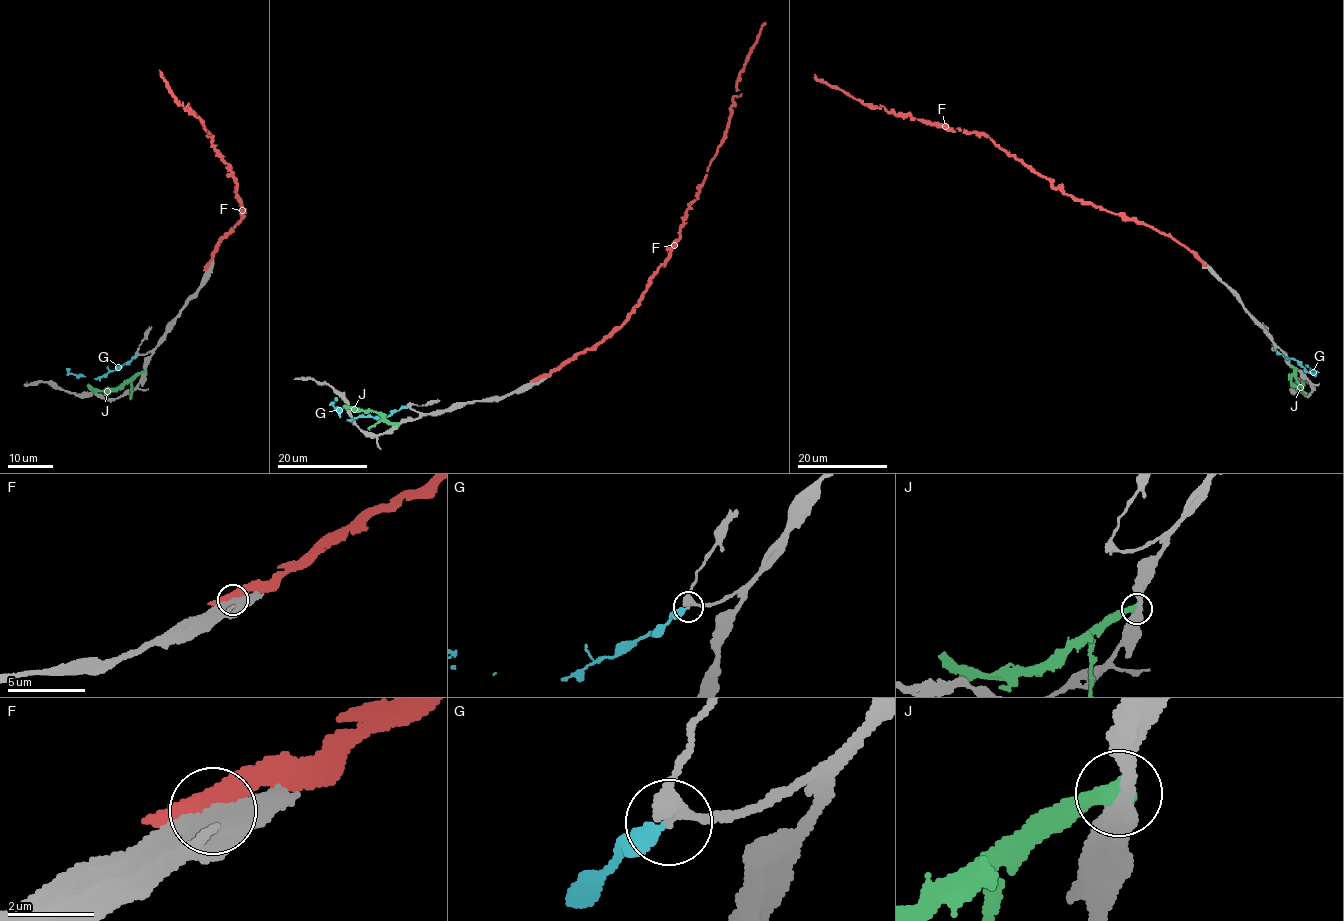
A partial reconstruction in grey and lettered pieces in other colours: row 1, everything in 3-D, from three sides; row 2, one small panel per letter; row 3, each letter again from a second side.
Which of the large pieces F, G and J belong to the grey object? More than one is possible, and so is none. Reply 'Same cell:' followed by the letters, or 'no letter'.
Same cell: G

